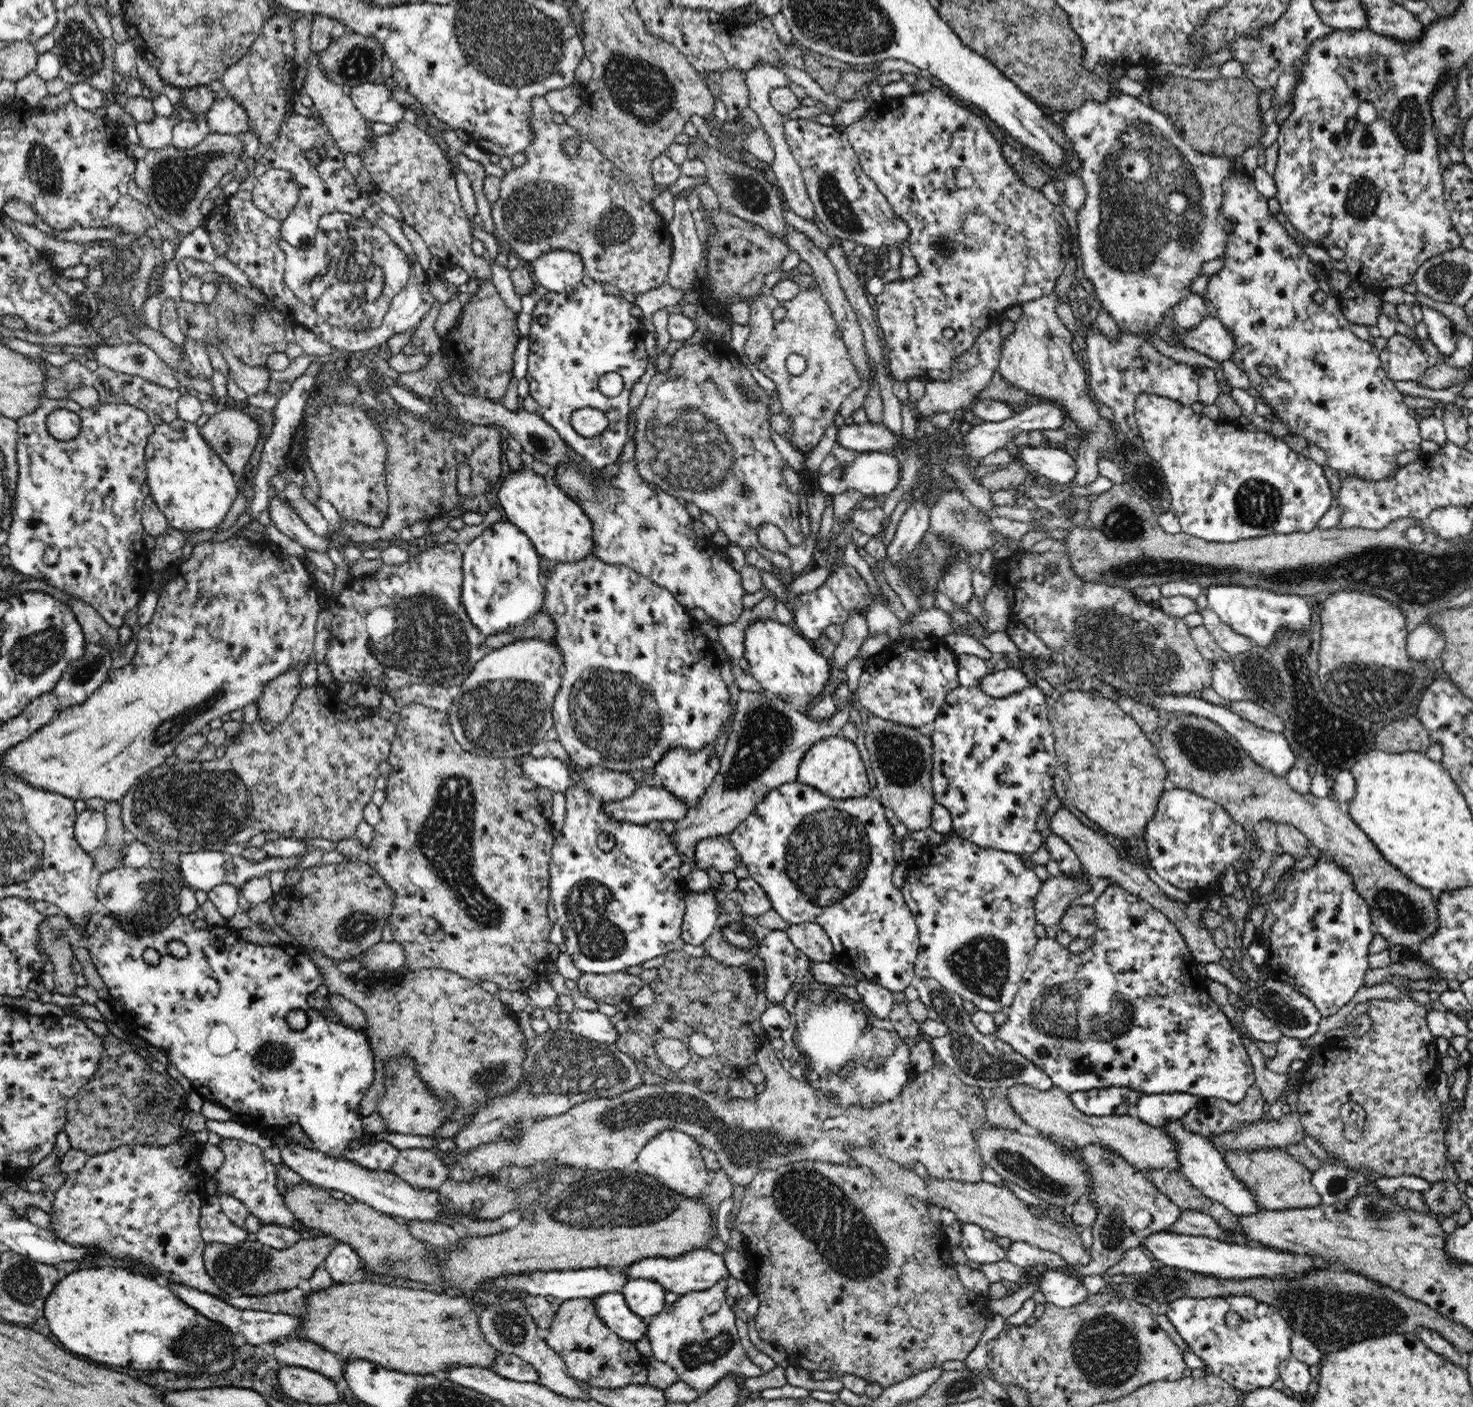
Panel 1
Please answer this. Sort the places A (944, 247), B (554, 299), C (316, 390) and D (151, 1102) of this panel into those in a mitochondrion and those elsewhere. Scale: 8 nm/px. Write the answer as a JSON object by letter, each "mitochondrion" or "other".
{"A":"mitochondrion","B":"other","C":"other","D":"other"}

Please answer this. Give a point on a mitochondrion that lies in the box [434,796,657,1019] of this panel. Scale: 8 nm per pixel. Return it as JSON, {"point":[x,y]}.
{"point":[587,904]}

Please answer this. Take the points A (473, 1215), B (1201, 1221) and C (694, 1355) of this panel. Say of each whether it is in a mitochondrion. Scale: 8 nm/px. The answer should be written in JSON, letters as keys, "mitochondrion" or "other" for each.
{"A":"other","B":"other","C":"mitochondrion"}

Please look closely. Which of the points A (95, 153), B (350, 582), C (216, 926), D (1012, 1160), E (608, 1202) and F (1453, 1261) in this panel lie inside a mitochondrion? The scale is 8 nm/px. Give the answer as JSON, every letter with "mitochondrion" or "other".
{"A":"other","B":"other","C":"other","D":"mitochondrion","E":"mitochondrion","F":"other"}

